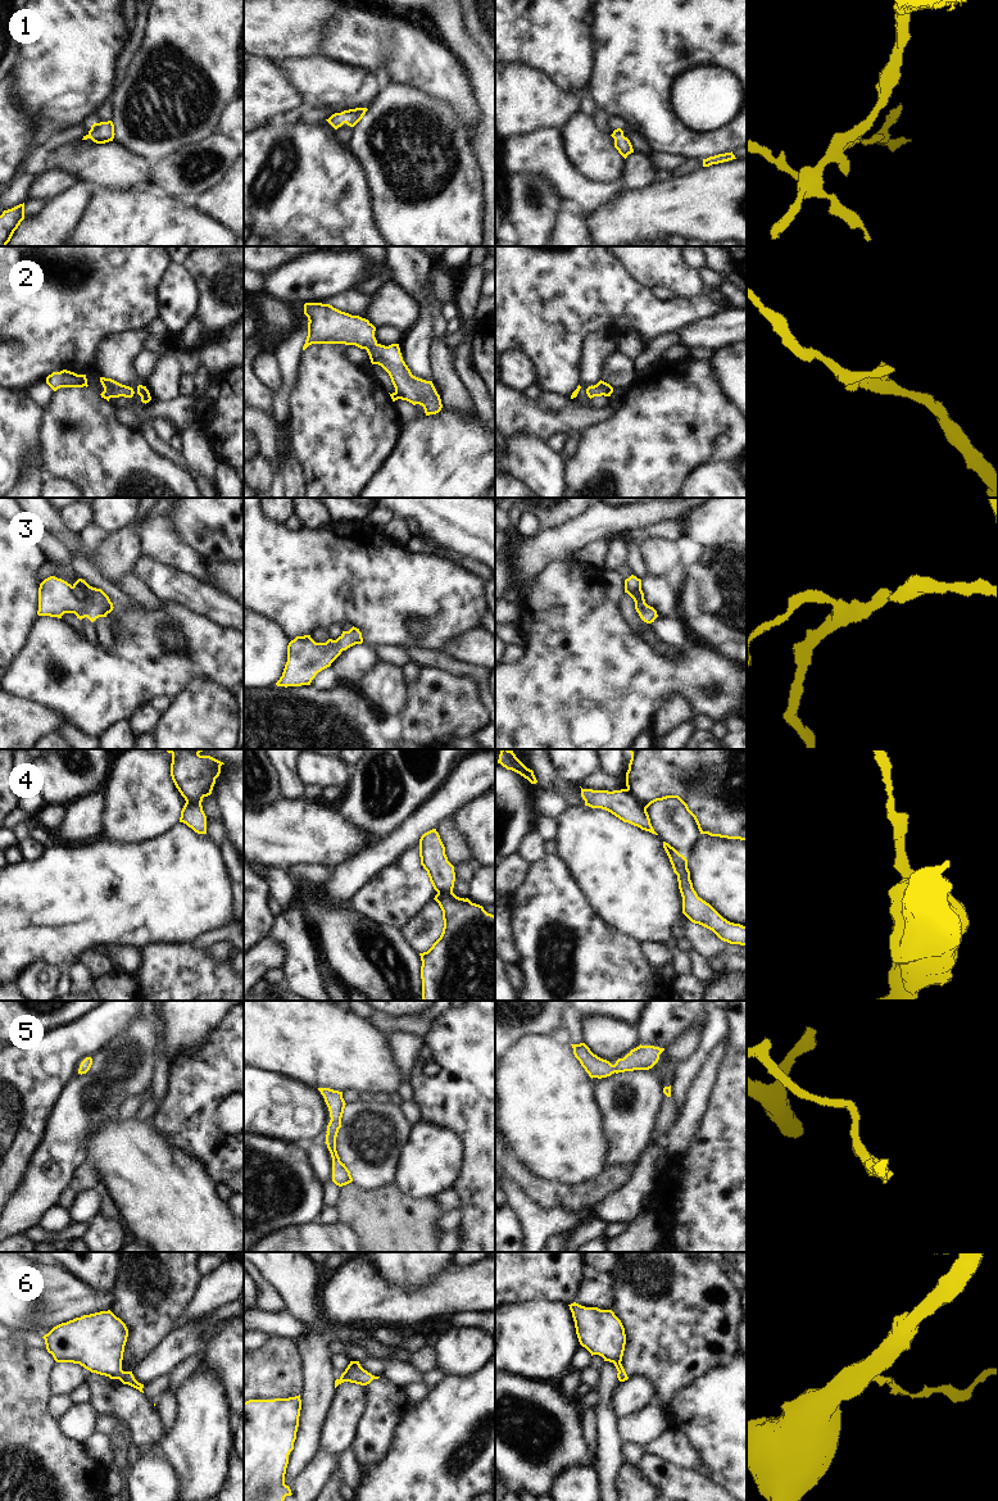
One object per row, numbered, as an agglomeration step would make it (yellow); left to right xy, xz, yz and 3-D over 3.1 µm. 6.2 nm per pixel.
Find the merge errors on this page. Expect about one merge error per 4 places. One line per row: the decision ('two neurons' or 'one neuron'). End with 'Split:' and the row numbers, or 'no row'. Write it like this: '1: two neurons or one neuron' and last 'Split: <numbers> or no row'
1: one neuron
2: one neuron
3: one neuron
4: one neuron
5: one neuron
6: one neuron
Split: no row

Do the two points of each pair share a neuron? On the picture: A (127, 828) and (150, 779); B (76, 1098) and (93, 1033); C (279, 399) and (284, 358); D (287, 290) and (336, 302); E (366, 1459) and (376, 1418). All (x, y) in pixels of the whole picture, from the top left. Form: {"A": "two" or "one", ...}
{"A": "one", "B": "two", "C": "one", "D": "two", "E": "one"}

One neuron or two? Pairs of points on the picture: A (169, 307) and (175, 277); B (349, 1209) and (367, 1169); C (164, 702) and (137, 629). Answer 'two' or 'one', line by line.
A: one
B: two
C: two

